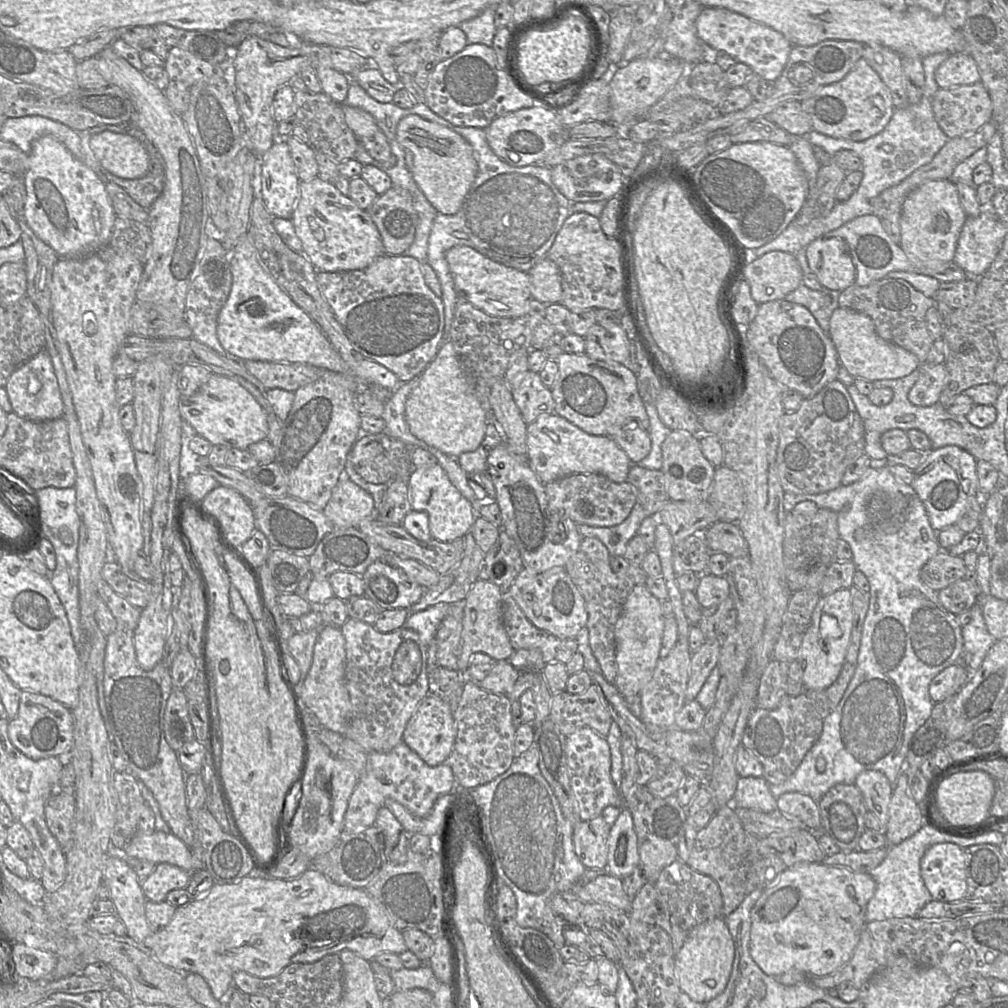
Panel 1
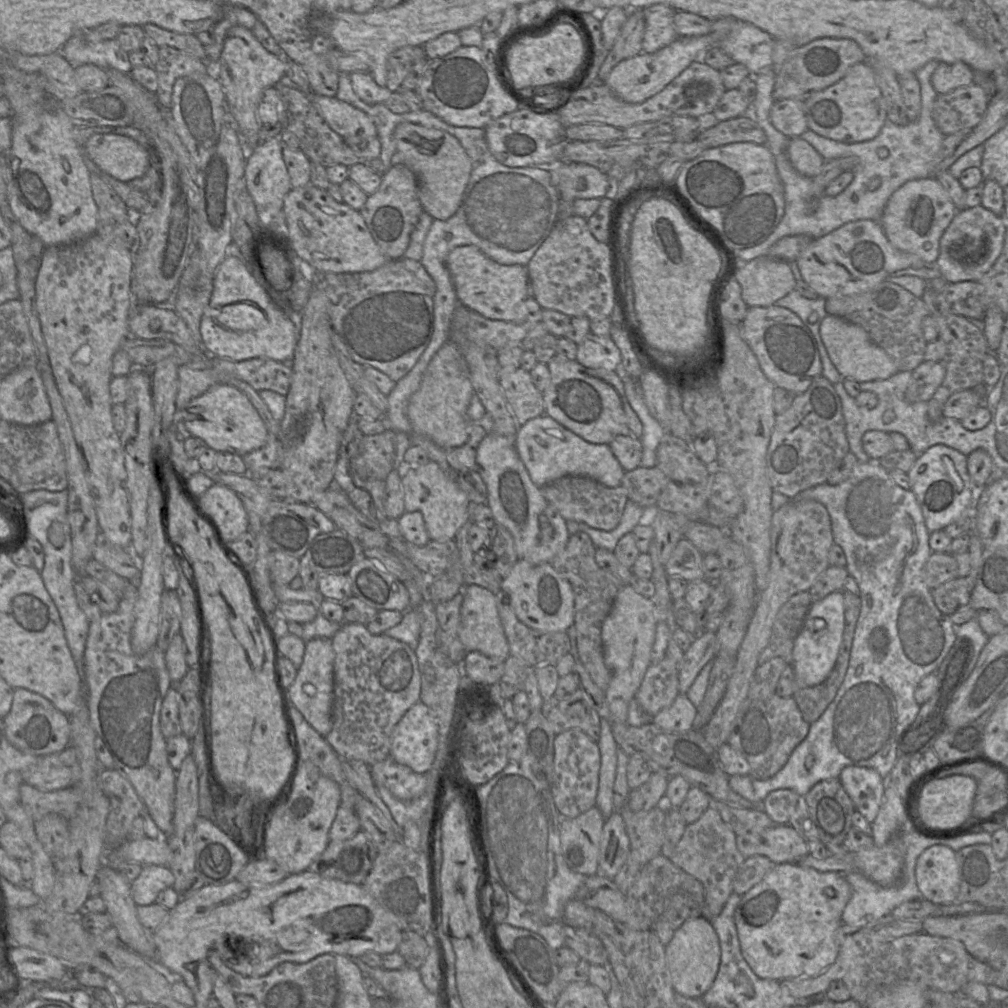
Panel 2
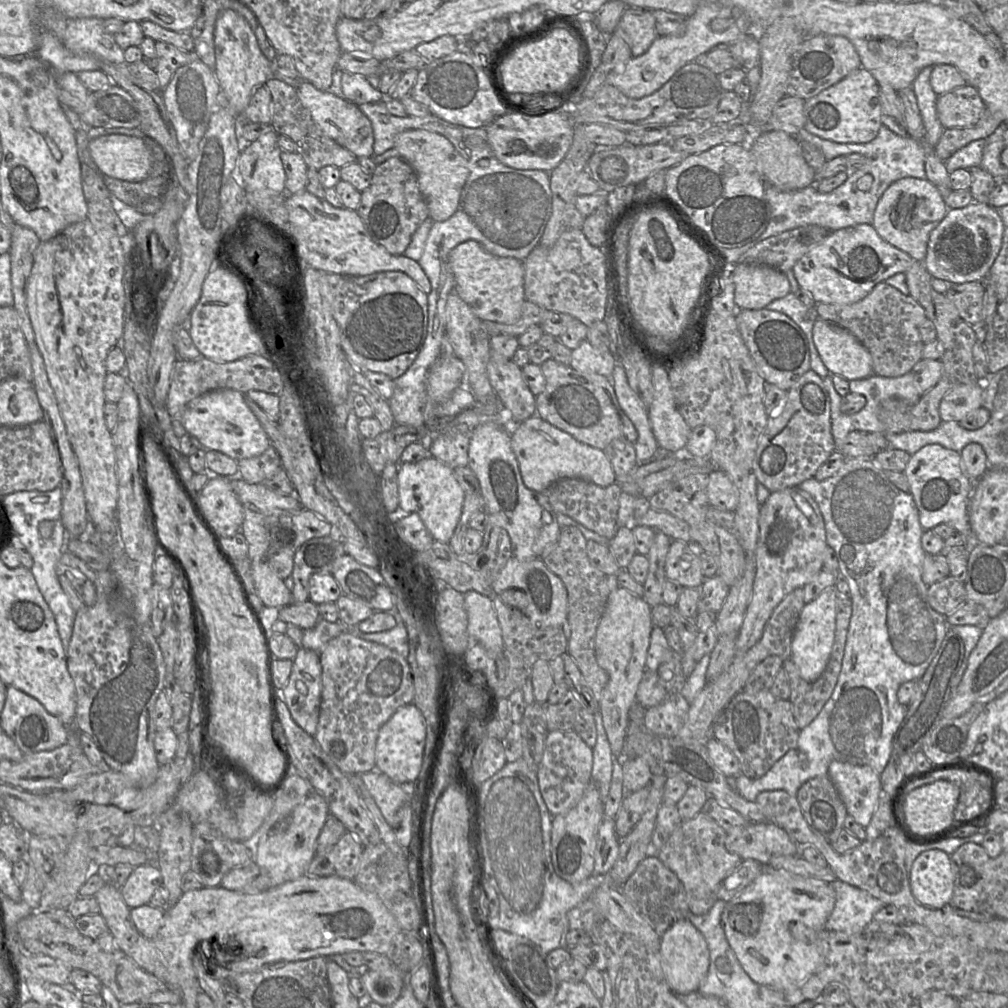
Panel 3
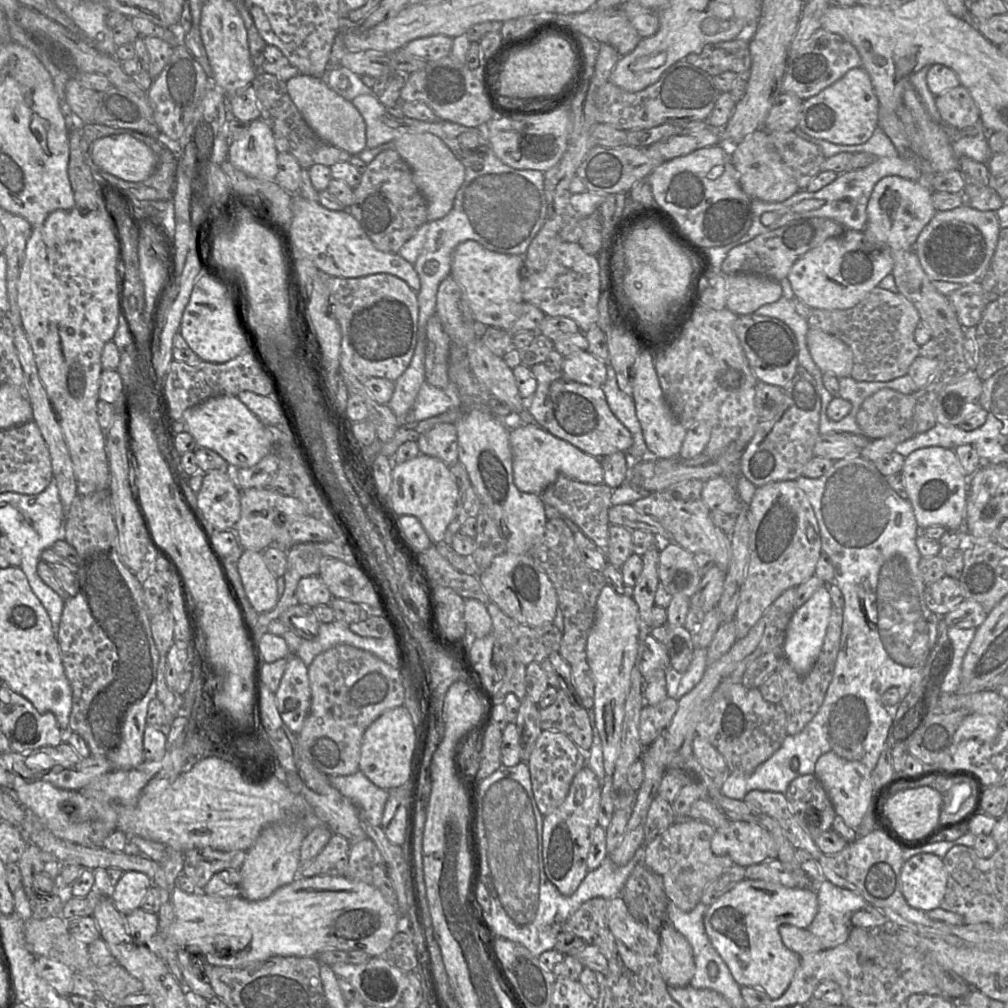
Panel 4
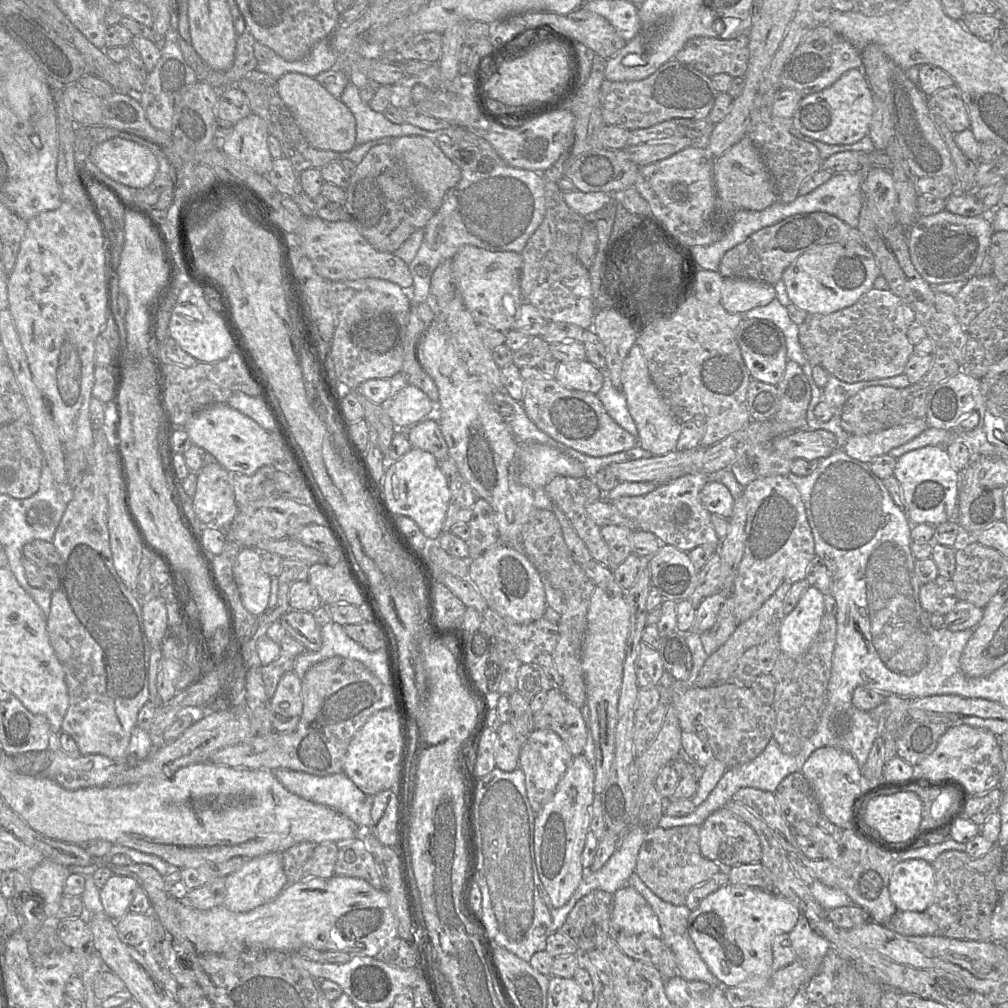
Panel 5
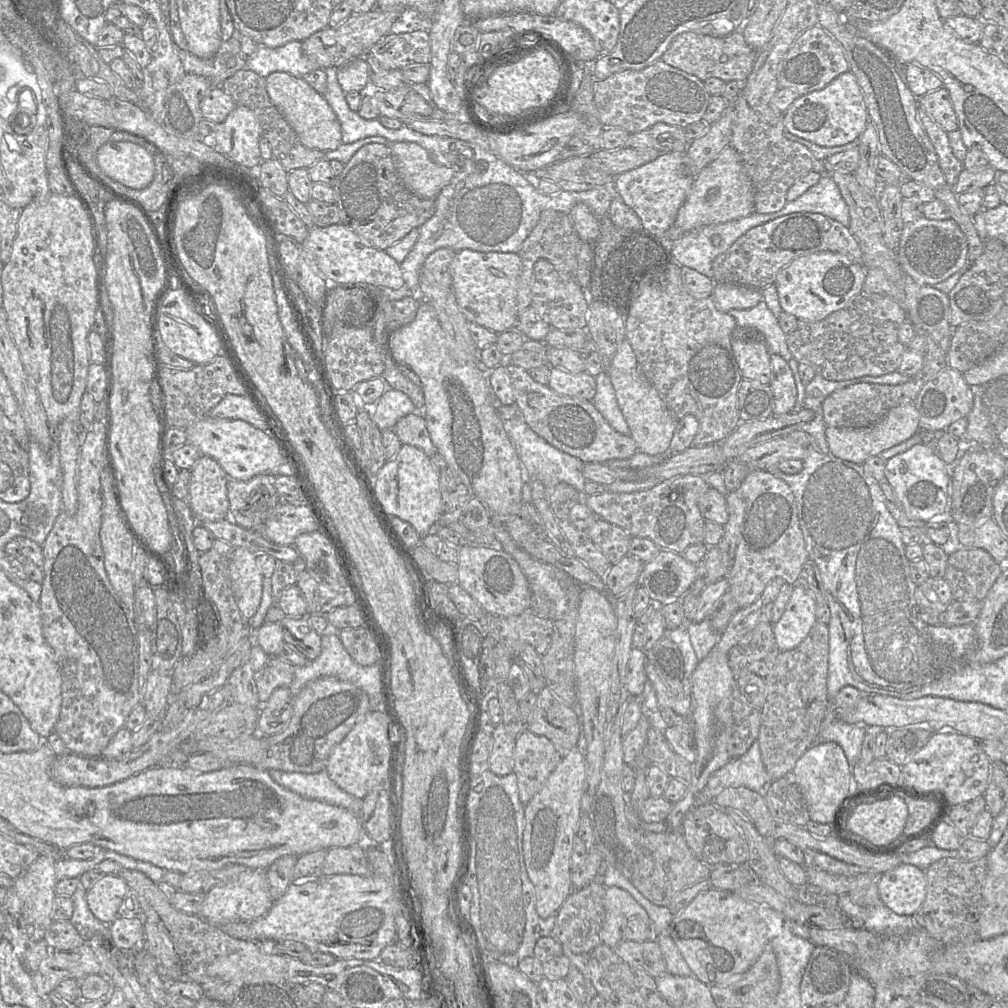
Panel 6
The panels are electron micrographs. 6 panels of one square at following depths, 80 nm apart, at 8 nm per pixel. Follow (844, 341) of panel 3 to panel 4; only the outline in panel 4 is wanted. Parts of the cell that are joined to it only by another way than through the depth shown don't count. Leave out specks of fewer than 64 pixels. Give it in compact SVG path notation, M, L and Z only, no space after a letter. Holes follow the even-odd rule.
M808 329L807 348L822 373L830 373L838 378L850 376L853 353L838 337L821 330Z

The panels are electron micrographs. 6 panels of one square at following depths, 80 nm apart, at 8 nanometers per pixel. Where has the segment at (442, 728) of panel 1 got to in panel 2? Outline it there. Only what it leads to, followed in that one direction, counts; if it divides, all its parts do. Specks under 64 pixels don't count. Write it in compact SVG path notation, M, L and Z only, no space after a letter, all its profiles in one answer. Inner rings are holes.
M419 701L395 725L389 756L422 774L432 768L438 744L439 727L435 713Z

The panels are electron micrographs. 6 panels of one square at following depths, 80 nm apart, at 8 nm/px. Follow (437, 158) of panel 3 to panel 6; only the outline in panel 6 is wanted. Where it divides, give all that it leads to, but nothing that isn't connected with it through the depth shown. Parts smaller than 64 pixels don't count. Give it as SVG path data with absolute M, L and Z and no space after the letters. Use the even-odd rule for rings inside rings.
M393 142L391 153L404 186L419 197L435 199L454 176L451 168L435 162L416 142Z

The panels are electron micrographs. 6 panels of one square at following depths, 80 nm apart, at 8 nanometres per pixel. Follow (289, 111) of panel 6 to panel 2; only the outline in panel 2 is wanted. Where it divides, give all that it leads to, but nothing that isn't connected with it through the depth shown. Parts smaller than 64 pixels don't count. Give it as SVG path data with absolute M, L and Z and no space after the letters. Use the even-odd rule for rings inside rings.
M312 92L312 102L319 115L359 158L379 158L381 143L376 126L368 114L336 96Z

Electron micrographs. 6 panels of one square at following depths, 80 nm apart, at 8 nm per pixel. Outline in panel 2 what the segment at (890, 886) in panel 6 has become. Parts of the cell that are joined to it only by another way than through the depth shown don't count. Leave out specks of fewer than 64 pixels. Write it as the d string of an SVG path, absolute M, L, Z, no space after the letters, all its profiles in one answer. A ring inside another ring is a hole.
M940 844L923 851L916 863L916 882L922 899L937 905L955 903L960 890L956 852Z

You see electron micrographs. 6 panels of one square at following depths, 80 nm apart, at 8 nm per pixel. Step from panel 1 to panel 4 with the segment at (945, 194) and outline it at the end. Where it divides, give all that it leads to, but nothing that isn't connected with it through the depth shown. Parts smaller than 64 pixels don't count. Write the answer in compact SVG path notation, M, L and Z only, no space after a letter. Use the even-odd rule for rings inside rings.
M895 175L880 179L867 205L869 229L880 241L880 244L871 245L913 251L920 232L937 212L932 204L932 193L925 181L912 181Z

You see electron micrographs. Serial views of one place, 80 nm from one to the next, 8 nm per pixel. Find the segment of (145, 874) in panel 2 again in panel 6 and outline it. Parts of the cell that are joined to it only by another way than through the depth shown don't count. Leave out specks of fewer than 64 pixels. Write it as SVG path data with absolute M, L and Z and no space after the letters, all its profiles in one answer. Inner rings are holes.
M103 875L86 893L90 911L102 923L109 925L118 917L118 910L129 891L126 881L118 875Z

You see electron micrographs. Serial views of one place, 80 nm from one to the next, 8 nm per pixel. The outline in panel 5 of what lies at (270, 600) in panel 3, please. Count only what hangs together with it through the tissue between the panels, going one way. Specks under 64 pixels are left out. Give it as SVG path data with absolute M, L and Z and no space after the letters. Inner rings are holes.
M243 547L233 565L233 574L244 607L255 616L264 613L268 608L272 577L262 568L261 552Z

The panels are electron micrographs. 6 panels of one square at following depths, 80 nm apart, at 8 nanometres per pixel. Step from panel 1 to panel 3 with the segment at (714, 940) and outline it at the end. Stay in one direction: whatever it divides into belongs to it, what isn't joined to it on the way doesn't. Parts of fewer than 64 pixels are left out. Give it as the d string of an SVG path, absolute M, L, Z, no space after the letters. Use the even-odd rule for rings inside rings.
M682 918L661 936L659 953L661 967L672 991L684 995L698 991L705 979L709 964L709 950L700 931L687 919Z

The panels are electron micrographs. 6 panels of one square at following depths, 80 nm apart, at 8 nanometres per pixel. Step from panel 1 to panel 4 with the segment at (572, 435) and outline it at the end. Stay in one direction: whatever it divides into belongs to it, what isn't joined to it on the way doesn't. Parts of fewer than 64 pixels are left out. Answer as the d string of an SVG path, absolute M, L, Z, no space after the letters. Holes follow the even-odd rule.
M536 423L515 424L510 429L514 482L520 491L540 495L559 477L588 484L603 483L601 459L590 456L569 442L555 437Z

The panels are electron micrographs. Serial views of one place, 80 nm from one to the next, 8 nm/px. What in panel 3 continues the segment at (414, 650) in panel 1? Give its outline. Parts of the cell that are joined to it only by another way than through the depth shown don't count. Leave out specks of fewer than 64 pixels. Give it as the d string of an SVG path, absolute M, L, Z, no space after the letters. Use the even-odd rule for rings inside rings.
M342 633L319 651L322 692L313 737L322 751L347 775L375 769L375 746L380 727L403 705L412 703L414 686L407 658L352 633Z

